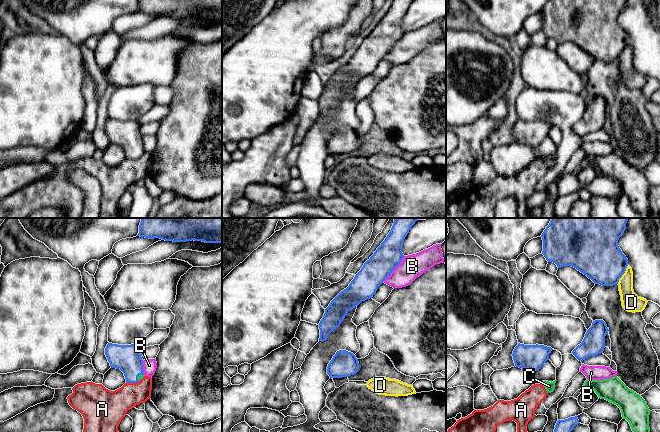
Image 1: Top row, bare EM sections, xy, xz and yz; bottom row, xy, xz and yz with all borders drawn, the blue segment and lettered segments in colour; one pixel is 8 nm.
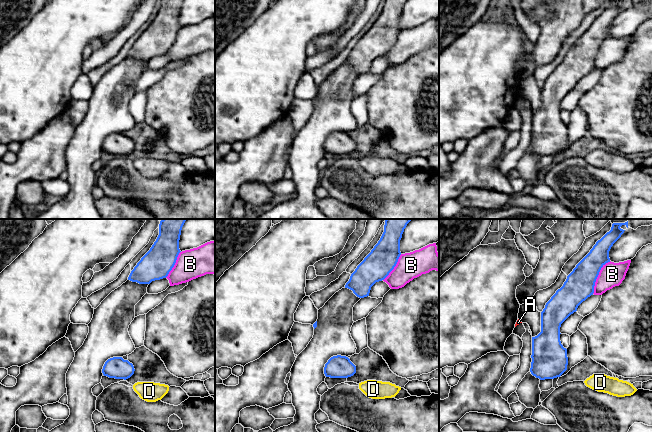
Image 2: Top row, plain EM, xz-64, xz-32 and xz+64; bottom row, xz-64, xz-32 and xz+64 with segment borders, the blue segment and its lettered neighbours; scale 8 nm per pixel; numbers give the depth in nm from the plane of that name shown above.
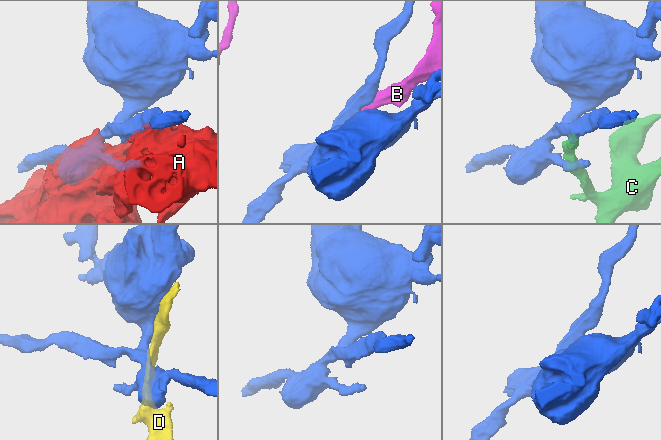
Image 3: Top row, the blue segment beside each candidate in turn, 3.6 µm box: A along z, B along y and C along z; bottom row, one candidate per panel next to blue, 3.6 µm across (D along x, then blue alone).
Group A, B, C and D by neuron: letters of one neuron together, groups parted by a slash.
A / B / C / D

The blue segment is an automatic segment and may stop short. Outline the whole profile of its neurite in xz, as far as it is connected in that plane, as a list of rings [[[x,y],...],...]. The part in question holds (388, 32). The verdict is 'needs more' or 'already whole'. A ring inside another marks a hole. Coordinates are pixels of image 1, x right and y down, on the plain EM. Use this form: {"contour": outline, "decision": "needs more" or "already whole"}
{"contour": [[[393,0],[385,16],[364,39],[349,62],[341,67],[325,85],[319,99],[319,117],[326,117],[328,111],[340,102],[350,86],[362,77],[372,74],[378,63],[402,38],[403,18],[413,1]]], "decision": "already whole"}

